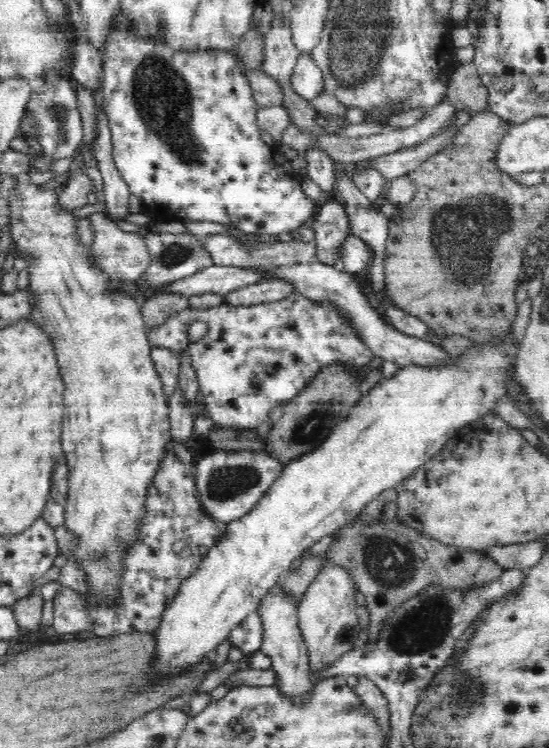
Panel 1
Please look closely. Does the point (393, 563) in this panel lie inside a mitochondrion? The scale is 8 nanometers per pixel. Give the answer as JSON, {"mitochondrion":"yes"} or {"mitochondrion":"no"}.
{"mitochondrion":"yes"}

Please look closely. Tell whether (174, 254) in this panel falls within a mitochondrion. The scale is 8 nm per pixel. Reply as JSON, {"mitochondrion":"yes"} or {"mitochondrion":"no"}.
{"mitochondrion":"yes"}

